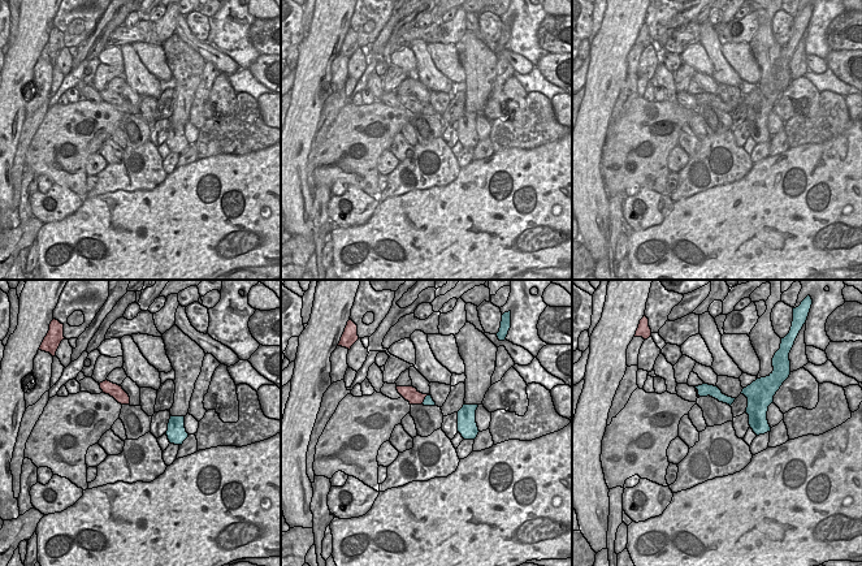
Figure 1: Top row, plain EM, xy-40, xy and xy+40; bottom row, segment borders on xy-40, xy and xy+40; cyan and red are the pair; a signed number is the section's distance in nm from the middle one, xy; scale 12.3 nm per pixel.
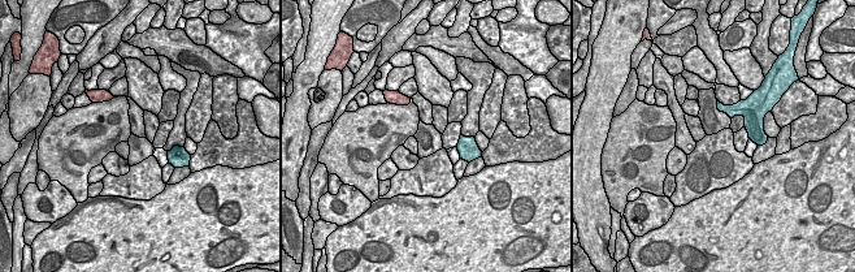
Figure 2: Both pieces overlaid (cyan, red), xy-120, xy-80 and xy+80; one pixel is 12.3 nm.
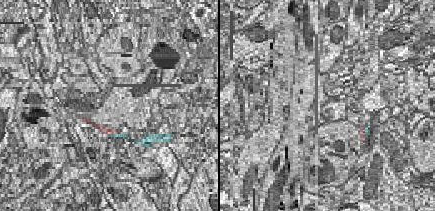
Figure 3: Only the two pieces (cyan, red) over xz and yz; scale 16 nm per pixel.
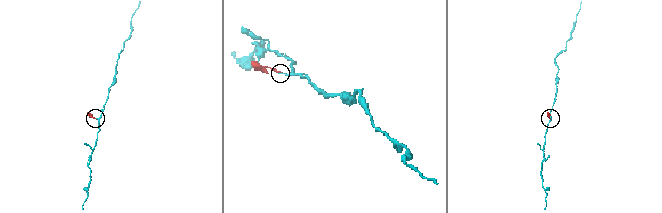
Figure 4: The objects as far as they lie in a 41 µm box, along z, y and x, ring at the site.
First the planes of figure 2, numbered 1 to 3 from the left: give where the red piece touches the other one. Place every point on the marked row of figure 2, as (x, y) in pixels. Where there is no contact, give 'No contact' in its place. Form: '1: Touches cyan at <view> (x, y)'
1: No contact
2: No contact
3: No contact.

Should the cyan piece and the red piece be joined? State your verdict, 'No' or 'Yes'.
Yes.

